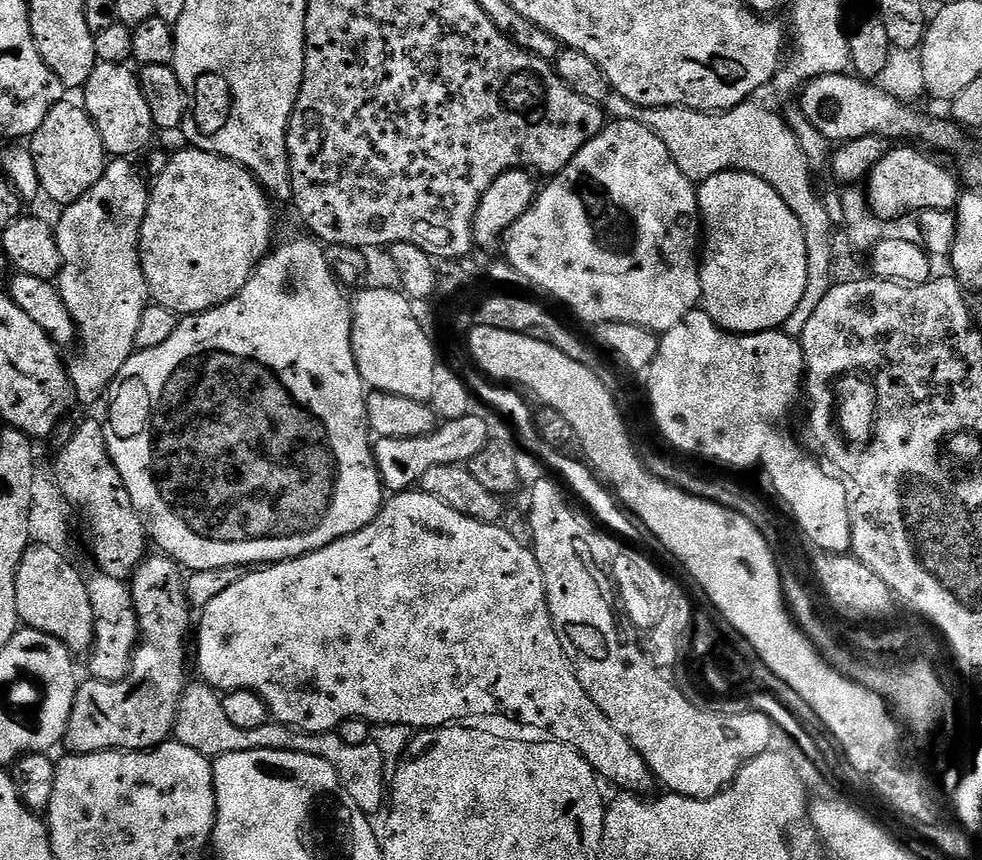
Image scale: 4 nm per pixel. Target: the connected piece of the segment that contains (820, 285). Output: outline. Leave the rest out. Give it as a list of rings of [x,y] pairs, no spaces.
[[[615,94],[608,97],[606,112],[609,117],[642,122],[642,126],[654,130],[654,134],[658,134],[658,138],[662,138],[662,142],[666,142],[666,150],[670,150],[670,158],[674,158],[674,162],[678,162],[678,170],[682,170],[682,174],[686,174],[686,178],[690,178],[692,183],[697,186],[703,184],[705,180],[714,178],[714,174],[749,172],[762,178],[762,182],[774,186],[774,190],[778,190],[782,202],[786,202],[786,206],[790,206],[790,210],[794,210],[794,214],[798,218],[798,226],[802,226],[802,234],[806,238],[806,266],[808,267],[806,294],[802,294],[802,302],[798,302],[798,310],[794,310],[794,314],[790,314],[790,318],[786,318],[782,329],[786,335],[799,338],[802,330],[806,330],[806,322],[810,322],[815,308],[821,304],[822,298],[826,298],[826,294],[830,294],[834,283],[832,265],[837,256],[836,248],[832,245],[834,227],[829,215],[826,214],[823,199],[819,195],[816,197],[816,188],[812,185],[814,175],[808,168],[806,154],[802,154],[802,146],[798,146],[798,138],[790,130],[787,119],[783,115],[775,116],[774,113],[759,108],[756,102],[745,102],[739,104],[737,108],[721,112],[698,112],[695,108],[643,108],[641,104],[631,104],[626,98]]]

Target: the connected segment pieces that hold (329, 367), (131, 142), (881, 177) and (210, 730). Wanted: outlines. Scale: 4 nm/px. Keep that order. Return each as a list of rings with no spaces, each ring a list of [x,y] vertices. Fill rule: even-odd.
[[[315,239],[308,240],[288,240],[285,244],[277,243],[264,257],[264,261],[257,266],[256,271],[246,282],[246,286],[234,299],[228,300],[225,304],[218,305],[208,312],[198,312],[194,316],[185,316],[177,323],[174,334],[170,334],[167,342],[162,342],[162,346],[154,346],[154,350],[137,350],[132,357],[122,366],[122,370],[116,375],[116,379],[110,388],[112,405],[108,408],[108,420],[104,429],[104,437],[108,443],[108,453],[118,470],[122,474],[122,482],[130,494],[130,502],[134,502],[134,510],[140,516],[140,521],[144,524],[144,530],[148,533],[151,543],[156,544],[161,553],[172,557],[177,564],[192,572],[202,570],[214,570],[215,568],[244,568],[245,566],[267,566],[269,564],[279,564],[282,560],[296,560],[304,556],[307,552],[317,552],[318,549],[333,544],[335,540],[341,540],[343,536],[354,534],[362,530],[368,524],[374,522],[374,518],[379,514],[381,508],[386,503],[386,493],[384,483],[380,480],[380,475],[374,462],[372,453],[373,441],[370,439],[370,429],[366,418],[366,385],[364,379],[360,377],[360,371],[354,358],[352,349],[352,305],[349,297],[344,297],[345,289],[342,287],[337,273],[330,267],[330,260],[324,257],[325,249],[321,247]]]
[[[97,63],[94,74],[85,82],[82,89],[82,106],[90,114],[98,134],[102,134],[105,153],[112,158],[136,158],[136,155],[147,153],[154,140],[154,125],[150,118],[150,106],[146,106],[146,94],[142,94],[139,75],[131,72],[128,64]]]
[[[916,146],[893,147],[886,158],[882,158],[882,162],[878,162],[878,166],[874,166],[868,173],[866,195],[869,210],[883,222],[896,220],[907,212],[919,214],[926,210],[952,210],[960,201],[962,184],[957,173],[939,164],[935,155],[919,150],[924,151]]]
[[[189,683],[180,699],[180,709],[176,715],[174,729],[175,743],[190,746],[190,750],[198,750],[198,754],[209,758],[245,752],[246,750],[282,750],[283,752],[301,752],[322,758],[334,766],[334,774],[342,782],[346,794],[362,810],[365,816],[375,817],[375,812],[383,813],[386,808],[386,777],[384,763],[378,746],[370,742],[362,746],[350,746],[342,742],[339,731],[334,732],[297,732],[295,728],[287,728],[285,724],[269,722],[262,728],[242,730],[226,718],[224,701],[221,693],[209,684]],[[384,808],[384,809],[383,809]]]

